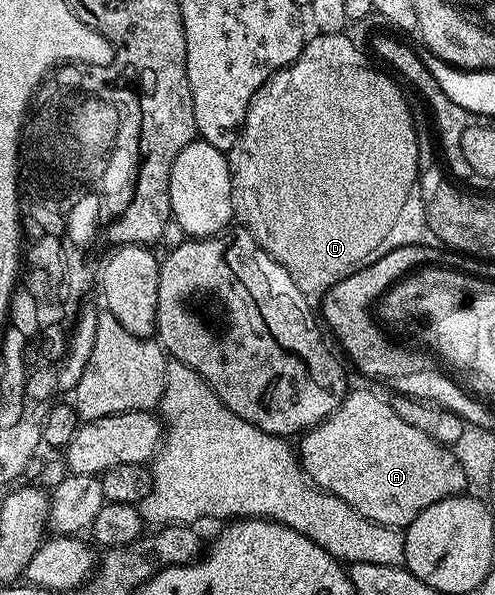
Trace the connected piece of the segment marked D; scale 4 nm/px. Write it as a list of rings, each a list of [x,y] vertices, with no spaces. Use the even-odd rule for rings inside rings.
[[[348,33],[317,34],[310,37],[302,48],[301,55],[285,69],[272,74],[259,93],[249,101],[245,124],[240,127],[237,142],[227,152],[231,172],[231,204],[236,221],[253,237],[260,249],[266,250],[288,272],[291,280],[295,280],[295,288],[299,288],[299,292],[303,292],[310,300],[320,299],[335,284],[339,284],[339,280],[347,280],[347,276],[359,272],[359,268],[367,268],[375,264],[375,260],[379,260],[377,254],[381,255],[381,250],[389,246],[389,242],[385,242],[385,234],[389,234],[389,227],[397,222],[397,214],[401,214],[401,203],[405,202],[409,183],[419,180],[416,132],[412,130],[406,91],[400,90],[388,78],[390,75],[384,69],[376,70],[369,63],[370,55],[365,55],[349,37]]]

